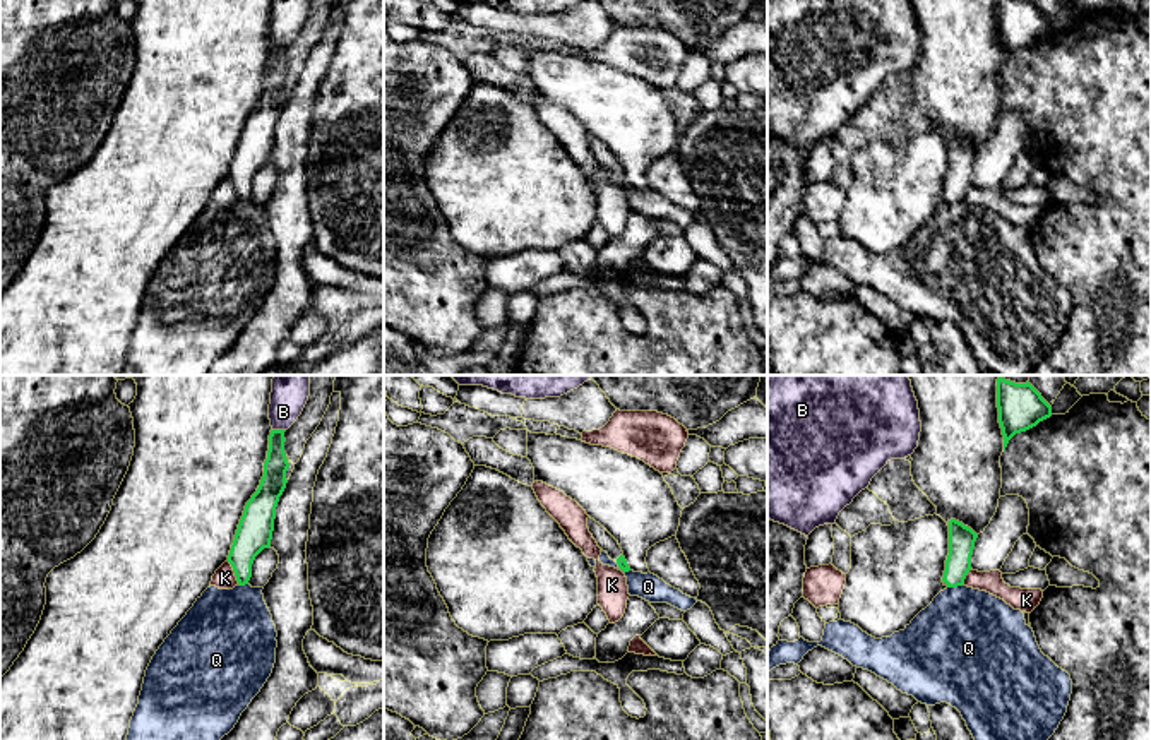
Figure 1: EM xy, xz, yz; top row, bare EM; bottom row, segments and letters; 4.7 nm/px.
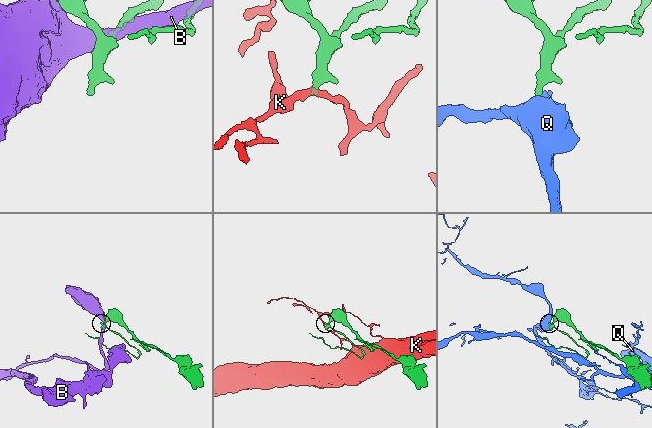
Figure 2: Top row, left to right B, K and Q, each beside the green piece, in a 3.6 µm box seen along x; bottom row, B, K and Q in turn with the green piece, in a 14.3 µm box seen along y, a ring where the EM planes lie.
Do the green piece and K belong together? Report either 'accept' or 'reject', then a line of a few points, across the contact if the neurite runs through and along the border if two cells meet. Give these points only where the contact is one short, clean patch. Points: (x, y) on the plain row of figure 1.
reject; line xy (228, 177), (238, 199)

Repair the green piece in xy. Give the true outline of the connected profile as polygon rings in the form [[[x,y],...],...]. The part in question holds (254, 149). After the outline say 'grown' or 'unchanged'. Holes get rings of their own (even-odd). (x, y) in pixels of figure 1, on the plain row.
[[[271,46],[264,92],[245,122],[228,171],[240,202],[248,200],[255,173],[271,163],[276,123],[288,99],[286,87],[289,79],[284,69],[284,48]]] | unchanged

